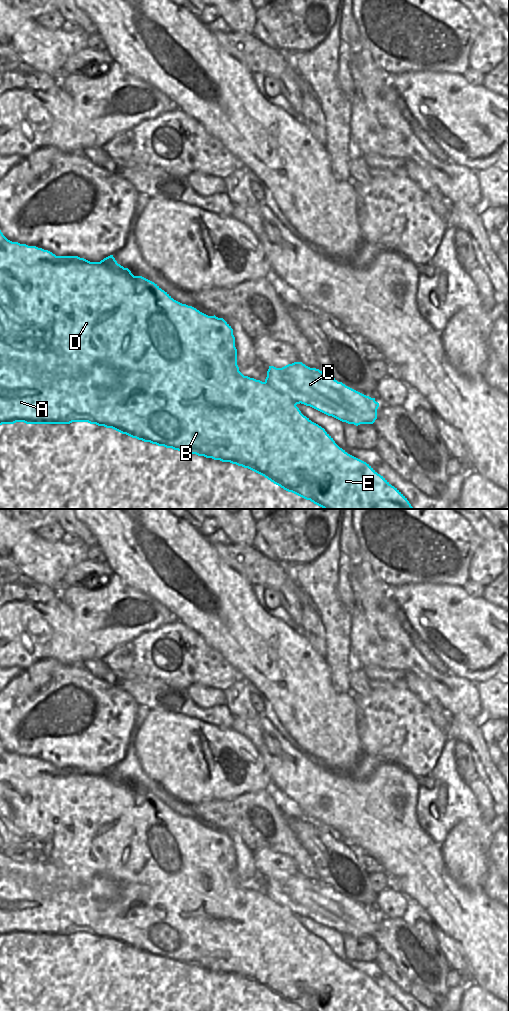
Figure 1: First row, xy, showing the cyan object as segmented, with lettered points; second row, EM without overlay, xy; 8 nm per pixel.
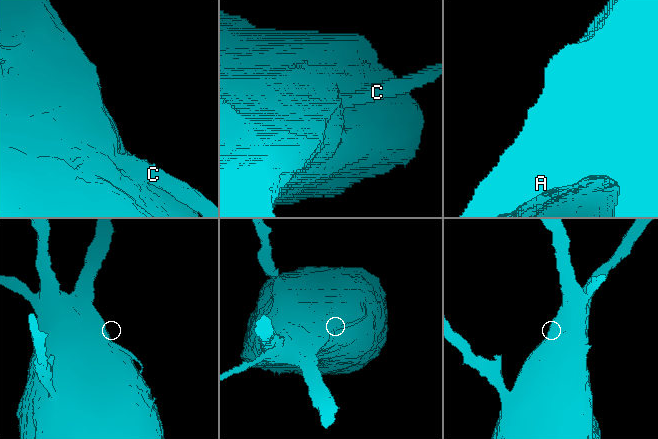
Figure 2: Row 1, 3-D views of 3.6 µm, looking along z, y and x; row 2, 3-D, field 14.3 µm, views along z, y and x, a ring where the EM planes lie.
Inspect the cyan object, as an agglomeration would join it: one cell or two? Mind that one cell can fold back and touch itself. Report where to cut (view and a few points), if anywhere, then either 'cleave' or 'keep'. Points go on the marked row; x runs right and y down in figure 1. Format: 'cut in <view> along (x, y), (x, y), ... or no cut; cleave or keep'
cut in xy along (265, 381), (299, 403); cleave

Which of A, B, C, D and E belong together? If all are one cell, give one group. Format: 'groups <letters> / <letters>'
groups A B D E / C

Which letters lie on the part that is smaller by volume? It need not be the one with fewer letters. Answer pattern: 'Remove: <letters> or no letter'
Remove: C

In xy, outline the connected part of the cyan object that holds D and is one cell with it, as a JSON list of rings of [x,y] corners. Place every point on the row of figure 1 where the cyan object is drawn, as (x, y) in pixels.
[[[0,230],[0,425],[14,424],[16,422],[24,422],[26,424],[70,424],[72,422],[88,422],[90,424],[112,428],[122,434],[126,434],[144,442],[150,442],[158,446],[164,446],[180,452],[196,454],[198,456],[204,456],[206,458],[212,458],[222,462],[230,462],[232,464],[248,468],[264,476],[284,490],[292,492],[306,500],[310,500],[323,509],[413,509],[407,498],[397,488],[392,486],[369,464],[348,454],[345,450],[340,448],[324,428],[312,422],[301,413],[299,408],[296,406],[297,404],[300,403],[294,402],[289,396],[282,394],[266,382],[244,376],[239,371],[233,329],[223,318],[218,318],[215,315],[208,316],[192,306],[188,306],[174,300],[167,292],[162,290],[154,282],[142,276],[134,276],[128,268],[124,268],[118,264],[113,255],[104,258],[100,262],[90,262],[78,256],[56,256],[52,252],[36,246],[28,246],[26,244],[12,242],[8,240]]]

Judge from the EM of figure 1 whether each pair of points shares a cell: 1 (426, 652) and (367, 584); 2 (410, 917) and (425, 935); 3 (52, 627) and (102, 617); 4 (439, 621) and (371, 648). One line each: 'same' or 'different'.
1: different
2: same
3: same
4: different

